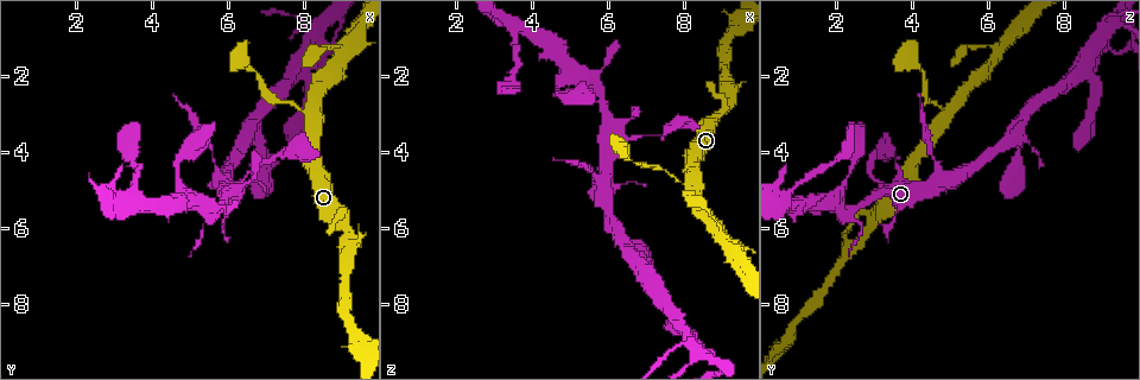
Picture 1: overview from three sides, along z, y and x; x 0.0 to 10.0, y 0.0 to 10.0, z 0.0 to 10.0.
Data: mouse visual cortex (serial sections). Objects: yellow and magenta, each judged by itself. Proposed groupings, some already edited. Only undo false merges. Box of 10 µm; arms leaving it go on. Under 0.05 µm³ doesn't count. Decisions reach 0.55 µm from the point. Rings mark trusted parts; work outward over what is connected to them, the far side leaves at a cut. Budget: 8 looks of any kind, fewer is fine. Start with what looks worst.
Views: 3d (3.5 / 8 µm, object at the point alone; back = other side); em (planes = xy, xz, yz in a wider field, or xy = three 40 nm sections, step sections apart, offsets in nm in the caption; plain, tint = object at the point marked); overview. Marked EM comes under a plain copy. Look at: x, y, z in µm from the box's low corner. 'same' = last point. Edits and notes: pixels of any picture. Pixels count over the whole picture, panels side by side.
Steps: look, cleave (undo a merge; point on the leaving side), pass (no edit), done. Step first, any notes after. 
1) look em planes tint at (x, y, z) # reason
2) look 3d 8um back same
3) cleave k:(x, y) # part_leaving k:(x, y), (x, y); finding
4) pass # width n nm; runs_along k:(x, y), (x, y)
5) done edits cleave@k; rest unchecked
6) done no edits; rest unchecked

look 3d 3.5um at (6.60, 3.70, 6.60) # a fork

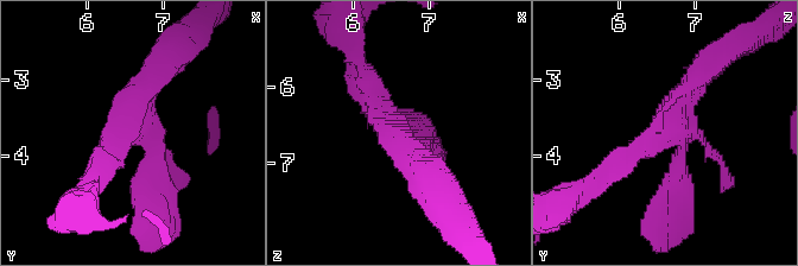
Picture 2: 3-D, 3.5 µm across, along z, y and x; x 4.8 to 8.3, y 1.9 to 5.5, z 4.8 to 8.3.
look em xy step 2 tint at (6.55, 3.65, 6.60)

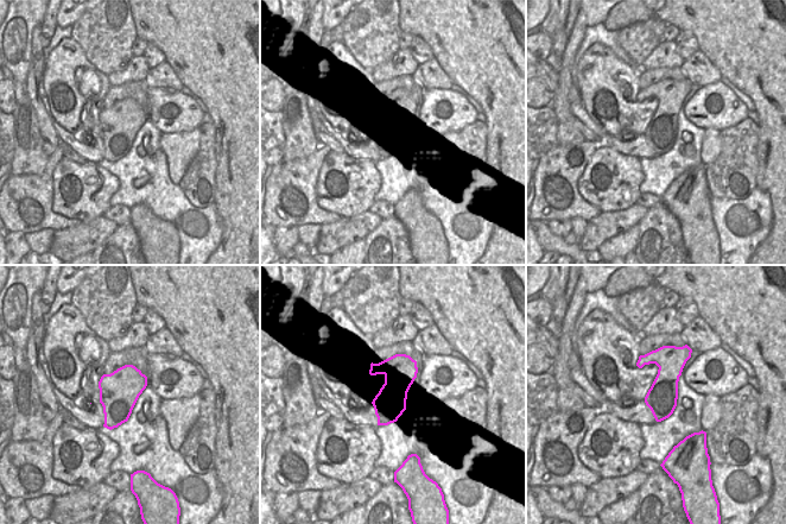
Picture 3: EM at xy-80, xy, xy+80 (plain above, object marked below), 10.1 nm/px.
look em xy step 5 tint same # another direction

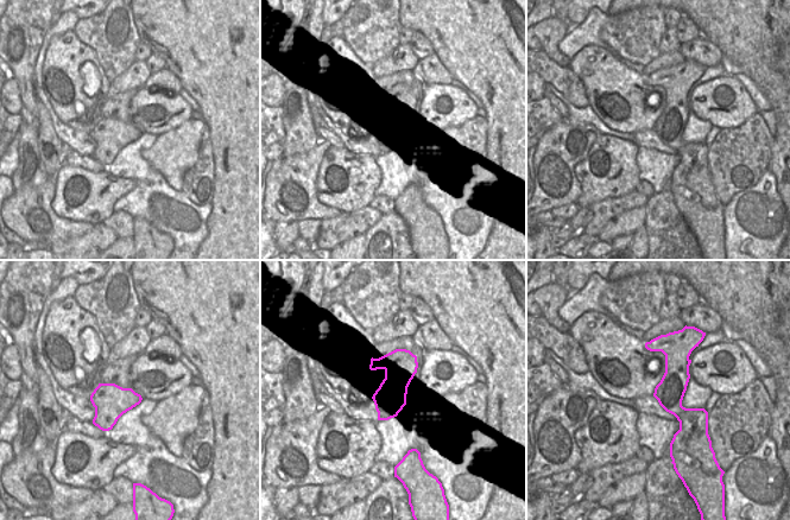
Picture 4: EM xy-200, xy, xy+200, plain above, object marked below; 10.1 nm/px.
pass # runs_along 2:(608, 171), (645, 149), (705, 68); all the same cell

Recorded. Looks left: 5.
look 3d 3.5um at (8.30, 3.20, 4.80) # a fork

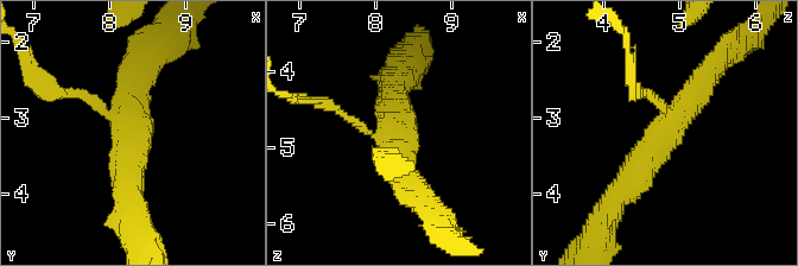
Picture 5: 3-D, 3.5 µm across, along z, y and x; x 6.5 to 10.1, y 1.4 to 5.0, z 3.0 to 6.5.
look em xy step 2 tint at (8.25, 3.15, 4.85) # arms 3; arm_widths 100, 300, 400 nm; shape alone is not enough

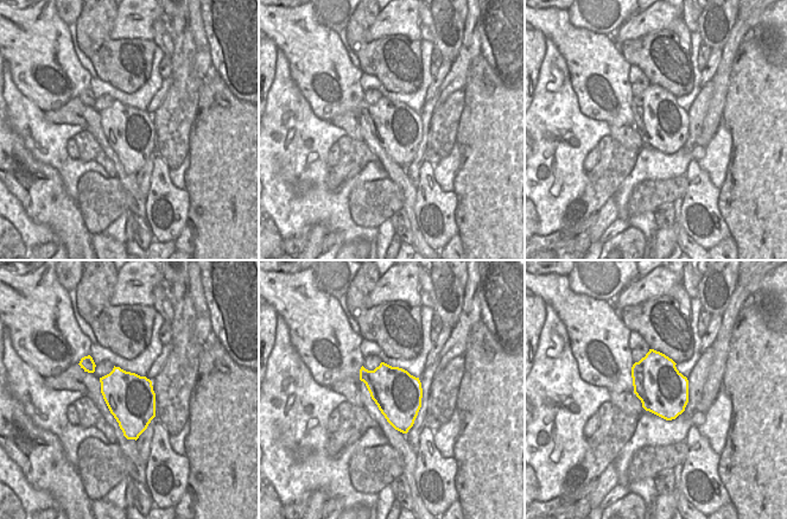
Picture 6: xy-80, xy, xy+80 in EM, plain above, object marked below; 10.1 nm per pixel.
look em xy step 3 tint same

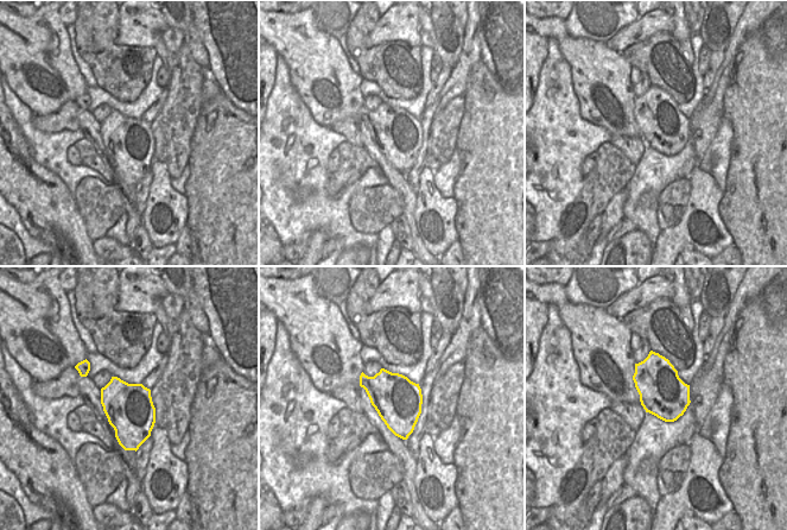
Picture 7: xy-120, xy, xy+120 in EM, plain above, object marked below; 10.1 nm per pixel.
pass # width 480 nm; runs_along 5:(620, 194), (715, 63); continuous, no second cell

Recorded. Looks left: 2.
look 3d 3.5um back at (8.25, 0.80, 9.15) # small branch off a trunk

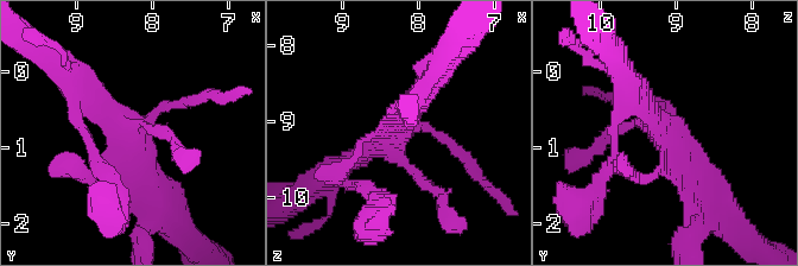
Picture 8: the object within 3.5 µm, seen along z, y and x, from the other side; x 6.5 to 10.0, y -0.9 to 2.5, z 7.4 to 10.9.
look em planes tint at (8.25, 0.85, 9.15) # shape alone is not enough

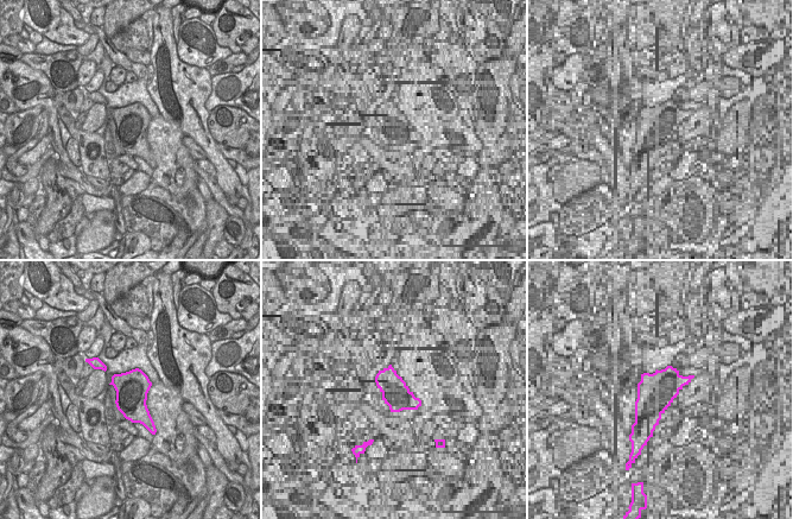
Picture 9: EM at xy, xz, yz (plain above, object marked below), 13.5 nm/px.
pass # width 440 nm; runs_along 8:(163, 197), (119, 118), (76, 102); one cell here

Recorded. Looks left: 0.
done no edits; rest unchecked

